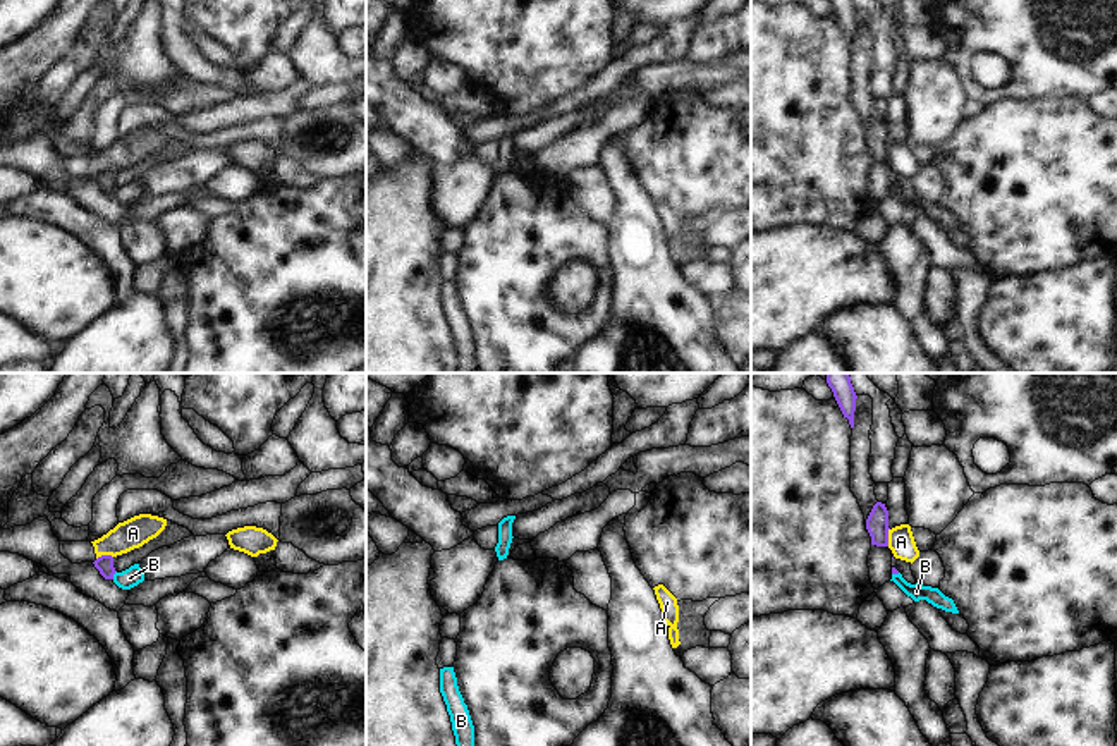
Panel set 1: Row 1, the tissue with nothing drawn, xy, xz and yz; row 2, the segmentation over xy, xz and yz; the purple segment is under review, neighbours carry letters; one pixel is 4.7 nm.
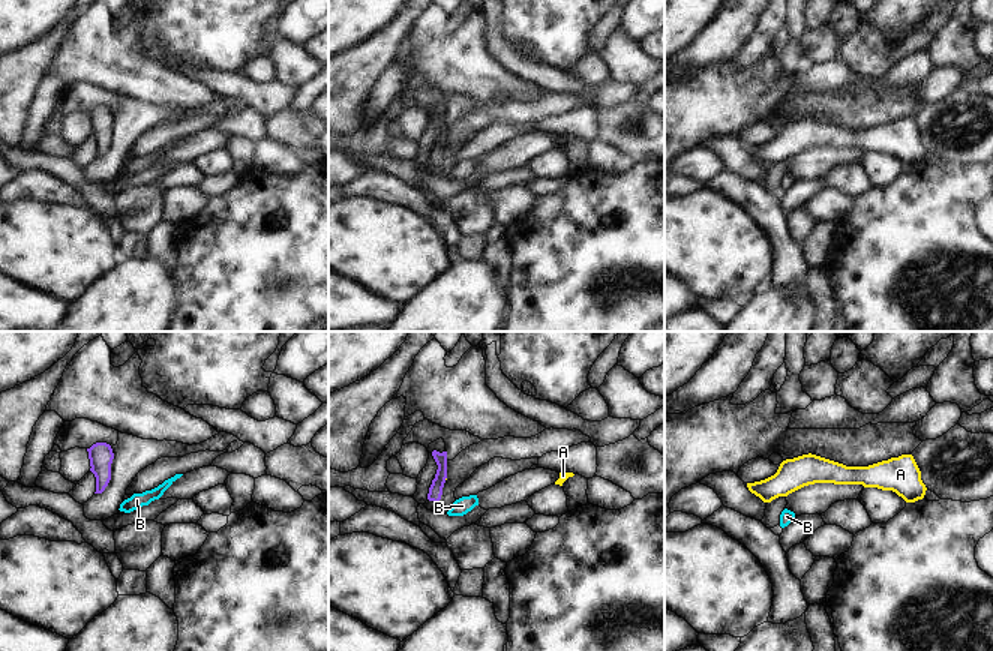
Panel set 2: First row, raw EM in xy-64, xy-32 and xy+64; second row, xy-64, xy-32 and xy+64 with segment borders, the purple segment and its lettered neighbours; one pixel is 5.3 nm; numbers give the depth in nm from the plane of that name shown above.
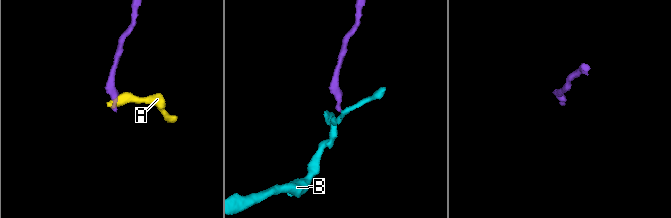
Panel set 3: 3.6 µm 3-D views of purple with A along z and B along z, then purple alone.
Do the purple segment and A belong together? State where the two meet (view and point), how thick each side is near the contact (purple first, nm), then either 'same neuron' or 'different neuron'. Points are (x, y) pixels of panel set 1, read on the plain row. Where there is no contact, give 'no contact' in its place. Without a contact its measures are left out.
contact yz (887, 152); calibres 110 and 120 nm; different neuron

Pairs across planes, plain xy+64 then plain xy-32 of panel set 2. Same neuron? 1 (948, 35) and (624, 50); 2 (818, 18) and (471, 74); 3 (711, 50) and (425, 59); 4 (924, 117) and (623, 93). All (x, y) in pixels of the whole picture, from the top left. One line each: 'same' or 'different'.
1: same
2: same
3: different
4: different

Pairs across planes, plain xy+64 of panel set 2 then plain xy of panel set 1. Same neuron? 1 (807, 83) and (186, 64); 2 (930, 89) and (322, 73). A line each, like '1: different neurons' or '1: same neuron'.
1: different neurons
2: different neurons

